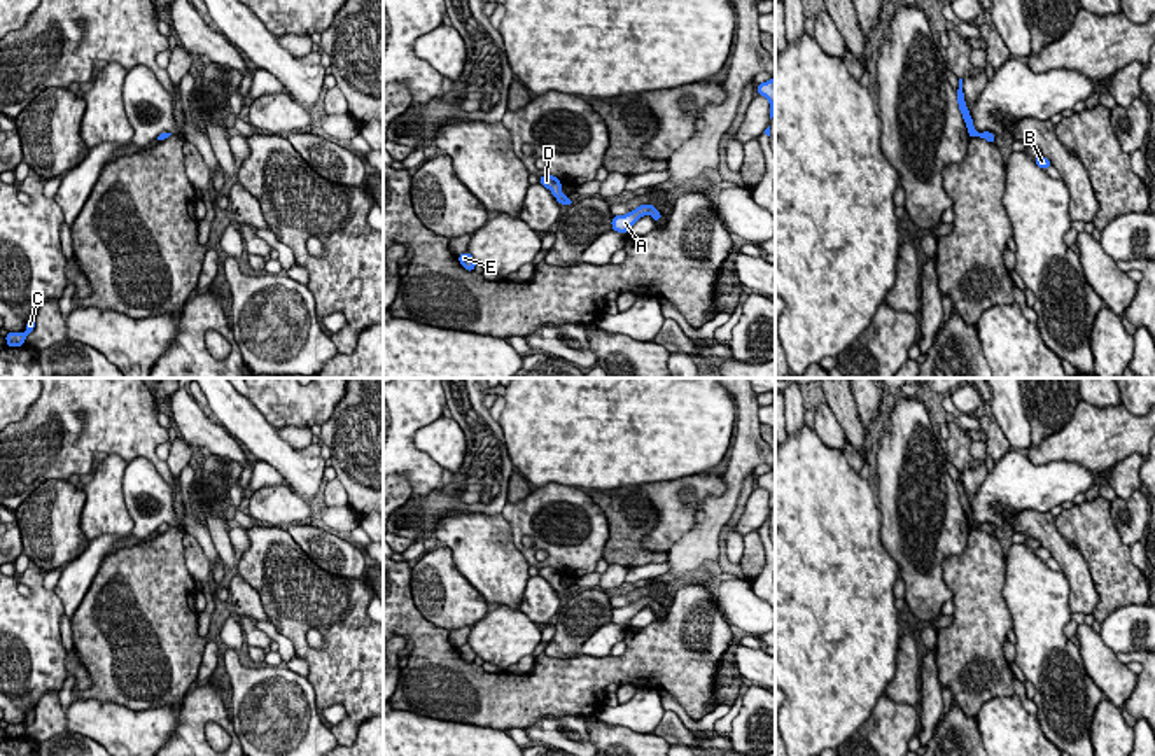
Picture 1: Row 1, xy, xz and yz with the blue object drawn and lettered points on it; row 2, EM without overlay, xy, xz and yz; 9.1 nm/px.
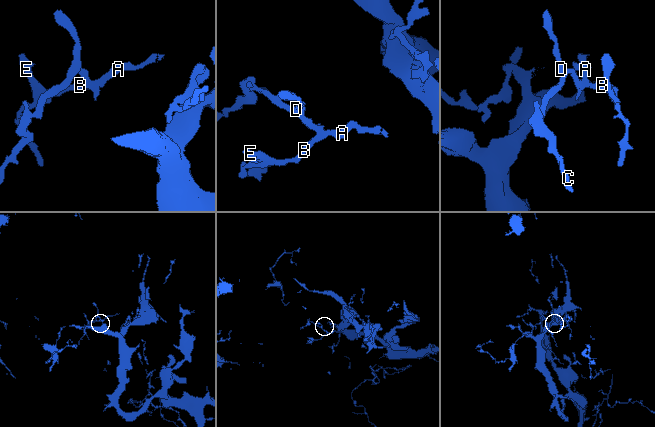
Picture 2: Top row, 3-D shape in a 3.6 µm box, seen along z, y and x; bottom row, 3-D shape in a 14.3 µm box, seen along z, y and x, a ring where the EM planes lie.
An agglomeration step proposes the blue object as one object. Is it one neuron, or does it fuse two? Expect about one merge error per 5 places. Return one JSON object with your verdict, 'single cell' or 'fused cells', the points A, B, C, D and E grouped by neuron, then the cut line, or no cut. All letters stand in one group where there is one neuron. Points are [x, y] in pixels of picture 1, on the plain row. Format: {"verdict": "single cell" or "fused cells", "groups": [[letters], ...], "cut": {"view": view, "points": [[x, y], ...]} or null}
{"verdict": "single cell", "groups": [["A", "B", "C", "D", "E"]], "cut": null}

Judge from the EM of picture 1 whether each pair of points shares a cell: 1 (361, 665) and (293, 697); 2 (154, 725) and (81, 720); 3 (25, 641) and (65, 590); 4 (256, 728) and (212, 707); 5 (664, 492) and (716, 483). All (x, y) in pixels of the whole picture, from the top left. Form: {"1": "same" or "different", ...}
{"1": "different", "2": "same", "3": "different", "4": "different", "5": "same"}

